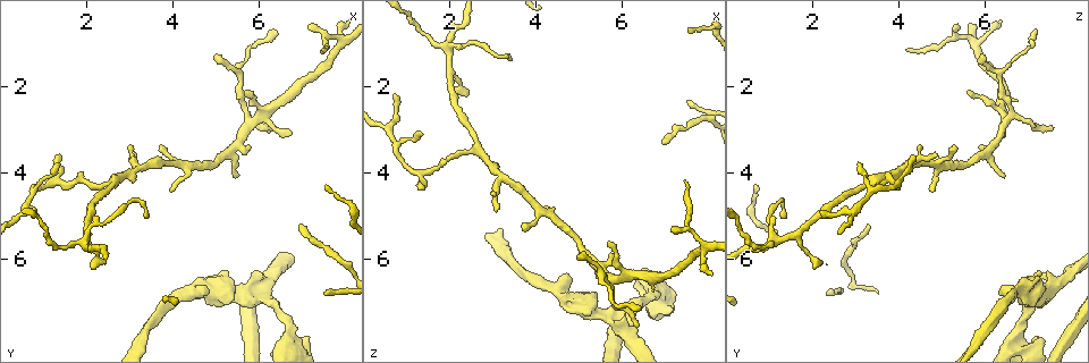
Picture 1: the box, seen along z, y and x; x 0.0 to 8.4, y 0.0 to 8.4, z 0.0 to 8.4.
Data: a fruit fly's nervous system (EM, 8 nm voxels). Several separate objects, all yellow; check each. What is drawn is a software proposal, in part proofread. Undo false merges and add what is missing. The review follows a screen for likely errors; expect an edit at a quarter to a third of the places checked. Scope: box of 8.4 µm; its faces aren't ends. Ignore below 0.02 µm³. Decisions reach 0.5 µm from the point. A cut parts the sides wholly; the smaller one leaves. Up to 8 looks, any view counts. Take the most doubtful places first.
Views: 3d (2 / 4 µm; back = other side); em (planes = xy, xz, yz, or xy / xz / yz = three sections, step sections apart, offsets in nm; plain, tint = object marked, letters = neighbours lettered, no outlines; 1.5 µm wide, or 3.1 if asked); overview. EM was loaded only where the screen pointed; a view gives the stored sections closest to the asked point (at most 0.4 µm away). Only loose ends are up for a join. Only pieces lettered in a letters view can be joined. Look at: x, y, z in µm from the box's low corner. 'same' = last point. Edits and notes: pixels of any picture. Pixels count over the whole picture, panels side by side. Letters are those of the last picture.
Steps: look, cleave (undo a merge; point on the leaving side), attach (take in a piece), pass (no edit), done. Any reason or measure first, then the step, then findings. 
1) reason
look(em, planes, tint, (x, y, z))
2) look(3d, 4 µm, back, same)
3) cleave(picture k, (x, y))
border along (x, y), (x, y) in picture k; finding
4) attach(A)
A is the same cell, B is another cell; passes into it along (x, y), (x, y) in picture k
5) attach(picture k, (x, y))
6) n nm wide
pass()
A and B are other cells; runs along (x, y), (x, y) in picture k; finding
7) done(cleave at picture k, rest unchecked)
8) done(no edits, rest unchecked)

arms part here
look(3d, 4 µm, (6.25, 7.00, 7.10))

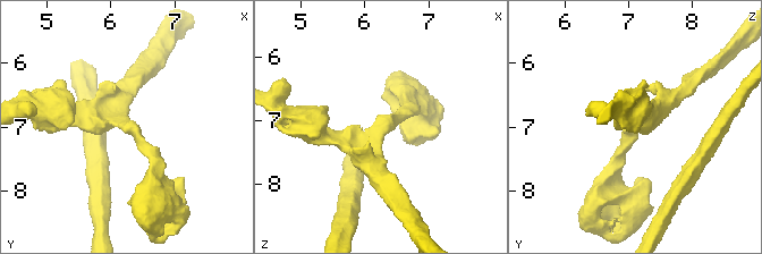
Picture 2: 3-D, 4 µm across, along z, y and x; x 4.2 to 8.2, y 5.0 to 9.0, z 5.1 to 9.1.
3 arms; arms of 190, 220, 260 nm
look(em, yz, step 8, tint, (6.35, 7.00, 7.05))

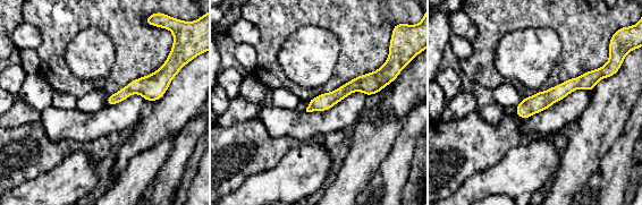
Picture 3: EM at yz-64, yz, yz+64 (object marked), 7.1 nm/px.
look(em, yz, step 8, letters, same)

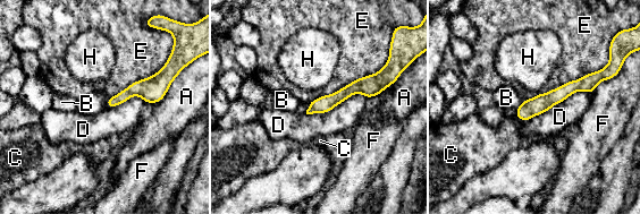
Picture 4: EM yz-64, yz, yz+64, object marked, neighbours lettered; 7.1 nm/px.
E touches over 600 nm
pass()
A, B, C, D, E, F and H are other cells; border along (522, 101), (515, 109) in picture 4; continuous, no second neuron

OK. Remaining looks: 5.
look(3d, 2 µm, back, (6.40, 3.00, 7.60))

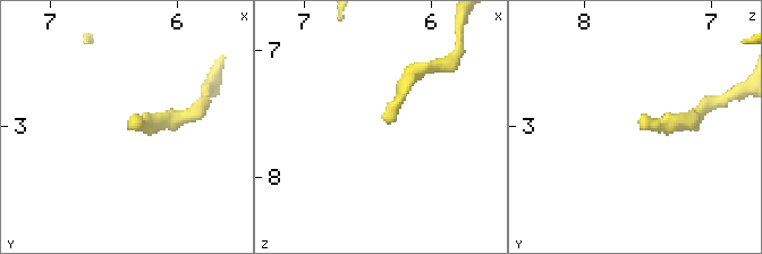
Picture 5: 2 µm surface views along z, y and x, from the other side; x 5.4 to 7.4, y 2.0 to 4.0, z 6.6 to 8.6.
look(em, xy, step 8, letters, (6.36, 3.02, 7.58))

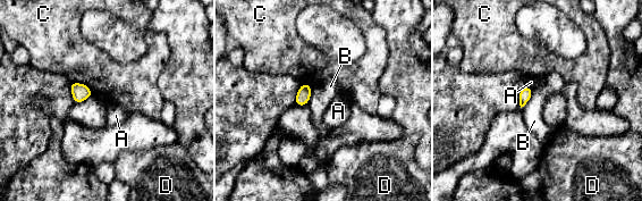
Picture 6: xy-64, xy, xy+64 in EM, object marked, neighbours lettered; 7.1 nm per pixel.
cut it another way
look(em, planes, letters, same)

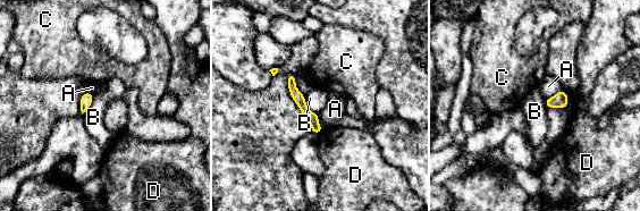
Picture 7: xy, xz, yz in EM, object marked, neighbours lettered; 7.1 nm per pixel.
pass()
A, B, C and D are other cells; runs along (289, 77), (317, 131) in picture 7; none of them fits

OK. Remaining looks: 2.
free end
look(em, yz, step 4, tint, (7.15, 0.65, 5.25))

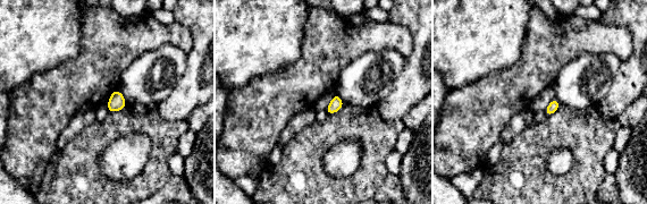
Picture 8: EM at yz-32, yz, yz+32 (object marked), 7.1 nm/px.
look(em, xy, step 8, letters, same)

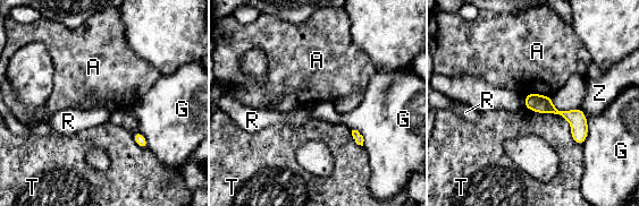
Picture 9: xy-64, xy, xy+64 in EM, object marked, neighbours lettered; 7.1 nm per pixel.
130 nm wide
pass()
A, G, R, T and Z are other cells; border along (549, 95), (529, 93), (524, 97) in picture 9; none of them fits

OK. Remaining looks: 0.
done(no edits, rest unchecked)

